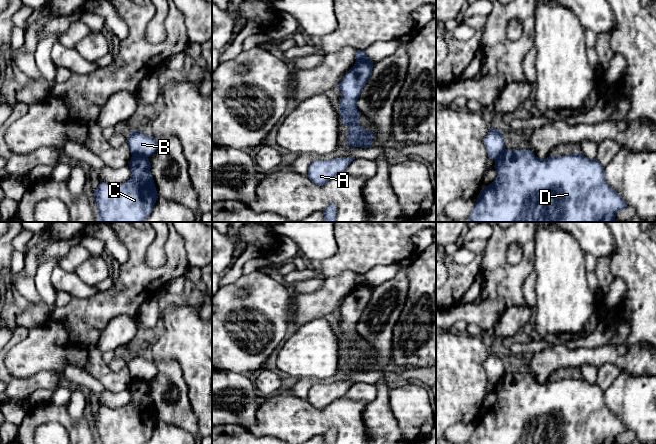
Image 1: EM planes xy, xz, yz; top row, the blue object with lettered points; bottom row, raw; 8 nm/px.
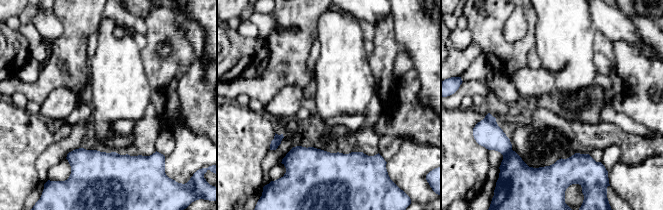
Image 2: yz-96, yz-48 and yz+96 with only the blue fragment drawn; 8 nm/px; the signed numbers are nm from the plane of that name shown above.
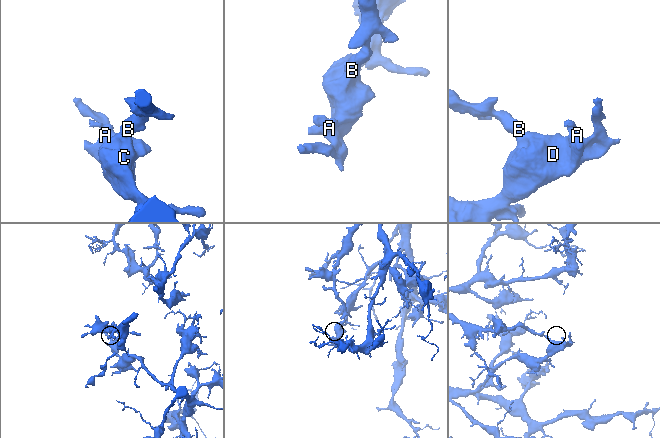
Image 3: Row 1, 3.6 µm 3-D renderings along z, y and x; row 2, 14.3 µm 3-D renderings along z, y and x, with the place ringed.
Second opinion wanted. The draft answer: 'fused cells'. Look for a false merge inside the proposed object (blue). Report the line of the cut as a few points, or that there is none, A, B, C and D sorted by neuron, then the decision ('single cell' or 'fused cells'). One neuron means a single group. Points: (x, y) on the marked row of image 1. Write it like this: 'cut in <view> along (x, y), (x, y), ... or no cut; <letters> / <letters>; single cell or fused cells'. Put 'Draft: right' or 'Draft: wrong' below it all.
cut in xz along (356, 60), (372, 64); A C D / B; fused cells
Draft: right

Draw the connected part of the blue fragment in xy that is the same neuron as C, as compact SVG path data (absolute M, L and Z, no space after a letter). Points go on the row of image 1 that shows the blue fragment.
M132 156L129 167L132 176L128 181L116 185L101 182L94 190L99 222L143 222L151 214L158 193L150 171L150 161L148 157Z

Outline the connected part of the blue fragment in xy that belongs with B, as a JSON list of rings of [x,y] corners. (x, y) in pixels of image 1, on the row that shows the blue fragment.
[[[136,128],[127,137],[127,143],[132,156],[149,157],[155,153],[157,143],[154,136],[147,136]]]

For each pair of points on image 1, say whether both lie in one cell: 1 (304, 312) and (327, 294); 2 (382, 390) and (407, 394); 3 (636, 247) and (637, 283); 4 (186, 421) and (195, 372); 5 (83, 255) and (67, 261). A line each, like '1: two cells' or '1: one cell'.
1: one cell
2: two cells
3: one cell
4: two cells
5: one cell

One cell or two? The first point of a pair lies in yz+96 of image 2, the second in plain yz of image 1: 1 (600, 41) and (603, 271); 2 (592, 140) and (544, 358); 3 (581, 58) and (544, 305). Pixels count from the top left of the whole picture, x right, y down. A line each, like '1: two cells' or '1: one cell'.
1: two cells
2: one cell
3: one cell

